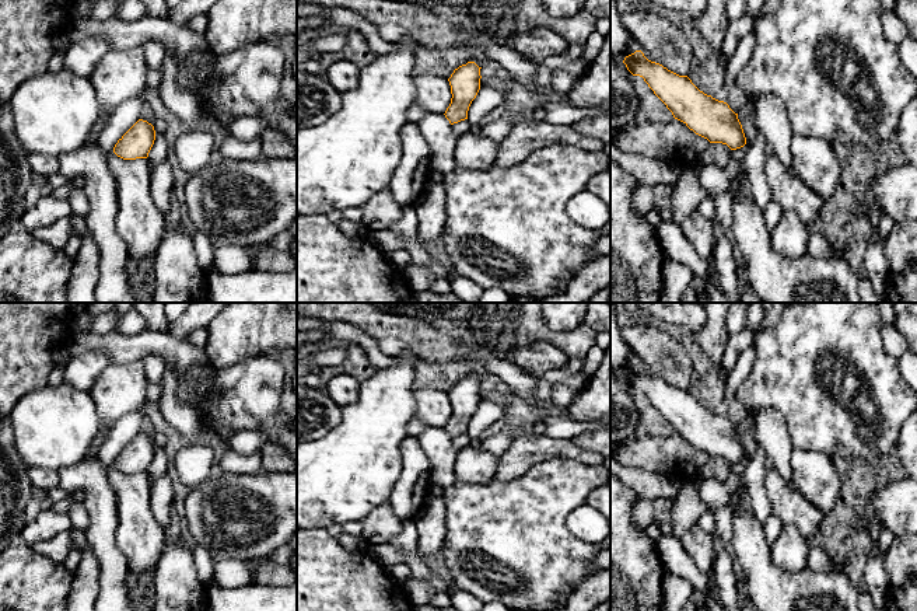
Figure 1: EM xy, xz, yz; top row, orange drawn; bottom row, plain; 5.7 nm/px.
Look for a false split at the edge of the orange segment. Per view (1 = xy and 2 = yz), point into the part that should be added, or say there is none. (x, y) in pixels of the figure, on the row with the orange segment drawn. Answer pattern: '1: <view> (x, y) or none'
1: none
2: none

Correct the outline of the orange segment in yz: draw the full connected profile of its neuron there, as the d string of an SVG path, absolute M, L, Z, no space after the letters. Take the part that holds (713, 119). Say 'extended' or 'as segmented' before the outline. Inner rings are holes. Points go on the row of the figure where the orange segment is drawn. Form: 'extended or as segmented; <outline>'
as segmented; M641 50L624 57L633 76L640 76L666 105L673 118L710 143L727 144L731 150L746 144L742 125L729 105L700 91L687 76L679 76L648 60Z

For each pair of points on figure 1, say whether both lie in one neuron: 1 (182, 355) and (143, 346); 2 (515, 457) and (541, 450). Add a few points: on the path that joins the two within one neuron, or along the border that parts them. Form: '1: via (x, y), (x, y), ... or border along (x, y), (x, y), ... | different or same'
1: via (172, 351), (168, 346), (153, 346) | same
2: via (521, 454), (525, 450), (535, 450) | same

